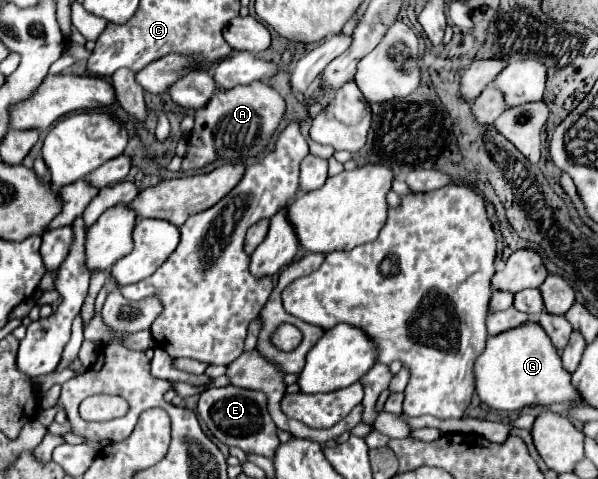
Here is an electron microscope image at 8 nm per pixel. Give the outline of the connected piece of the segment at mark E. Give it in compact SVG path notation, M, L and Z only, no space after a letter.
M226 386L226 388L210 388L210 392L204 392L198 402L198 414L210 428L210 432L228 448L240 448L246 454L260 454L270 460L274 460L274 454L280 446L276 424L272 422L268 414L268 400L266 394L260 390L246 390L238 386Z

